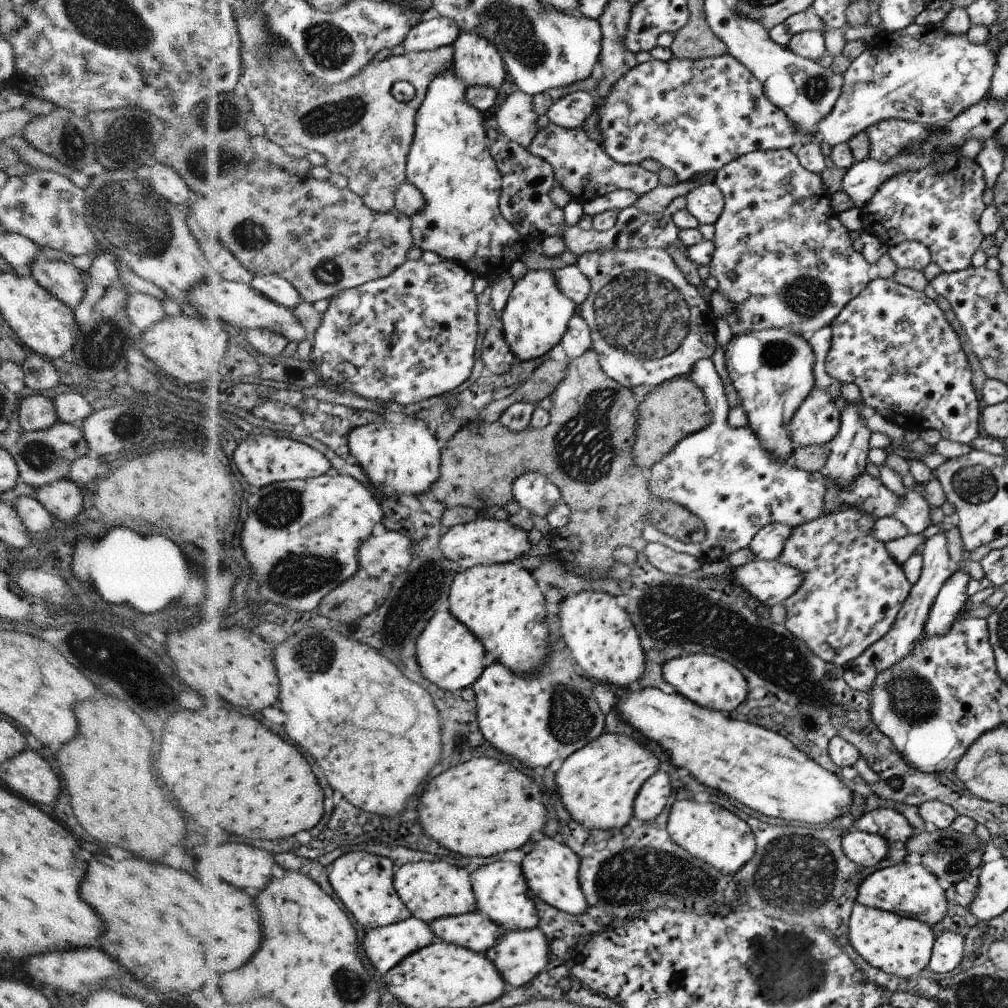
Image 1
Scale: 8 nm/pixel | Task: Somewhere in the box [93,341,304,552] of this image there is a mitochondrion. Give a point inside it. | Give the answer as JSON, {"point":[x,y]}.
{"point":[122,430]}

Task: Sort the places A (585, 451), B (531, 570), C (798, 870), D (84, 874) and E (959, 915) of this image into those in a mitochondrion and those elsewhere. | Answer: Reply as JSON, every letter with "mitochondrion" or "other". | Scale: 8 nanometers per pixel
{"A":"mitochondrion","B":"other","C":"mitochondrion","D":"other","E":"other"}

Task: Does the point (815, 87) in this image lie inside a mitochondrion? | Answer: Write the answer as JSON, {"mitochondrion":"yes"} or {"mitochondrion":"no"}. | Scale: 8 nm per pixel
{"mitochondrion":"yes"}

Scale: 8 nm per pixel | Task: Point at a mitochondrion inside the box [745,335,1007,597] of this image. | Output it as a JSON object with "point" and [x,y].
{"point":[974,483]}

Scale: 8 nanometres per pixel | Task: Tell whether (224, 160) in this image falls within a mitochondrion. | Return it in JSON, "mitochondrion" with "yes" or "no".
{"mitochondrion":"yes"}

